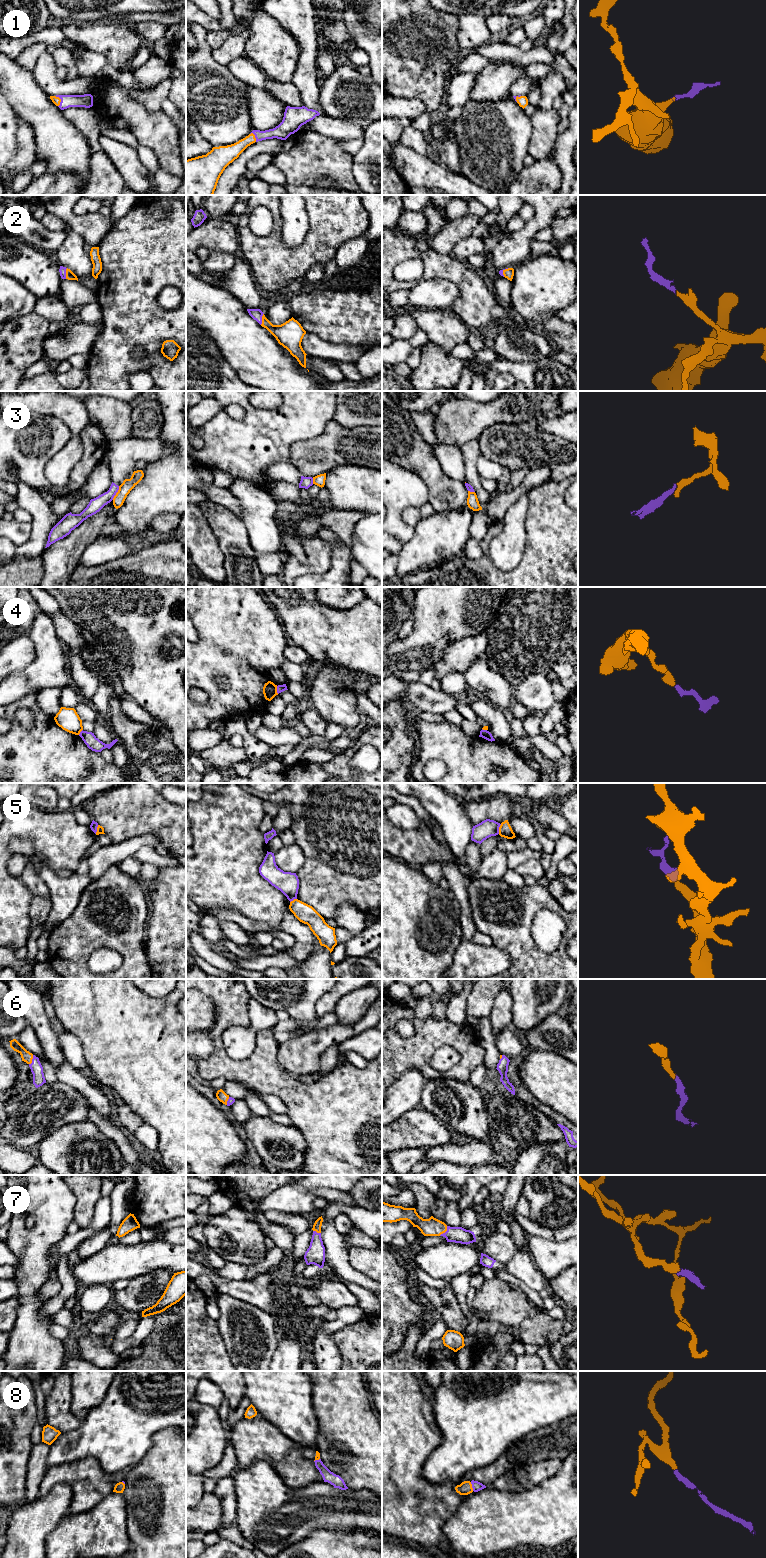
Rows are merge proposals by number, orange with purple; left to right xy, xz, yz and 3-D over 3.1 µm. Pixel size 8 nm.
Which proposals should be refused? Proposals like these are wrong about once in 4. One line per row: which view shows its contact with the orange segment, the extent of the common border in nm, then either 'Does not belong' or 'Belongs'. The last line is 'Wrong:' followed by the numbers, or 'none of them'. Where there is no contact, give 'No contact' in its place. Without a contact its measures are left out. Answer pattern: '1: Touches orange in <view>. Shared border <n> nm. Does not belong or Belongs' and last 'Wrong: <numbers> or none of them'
1: Touches orange in xy. Shared border 90 nm. Belongs
2: Touches orange in xz. Shared border 100 nm. Belongs
3: Touches orange in xy. Shared border 130 nm. Does not belong
4: Touches orange in xz. Shared border 70 nm. Does not belong
5: Touches orange in yz. Shared border 80 nm. Does not belong
6: Touches orange in xy. Shared border 90 nm. Belongs
7: Touches orange in yz. Shared border 100 nm. Belongs
8: Touches orange in yz. Shared border 80 nm. Belongs
Wrong: 3, 4, 5

